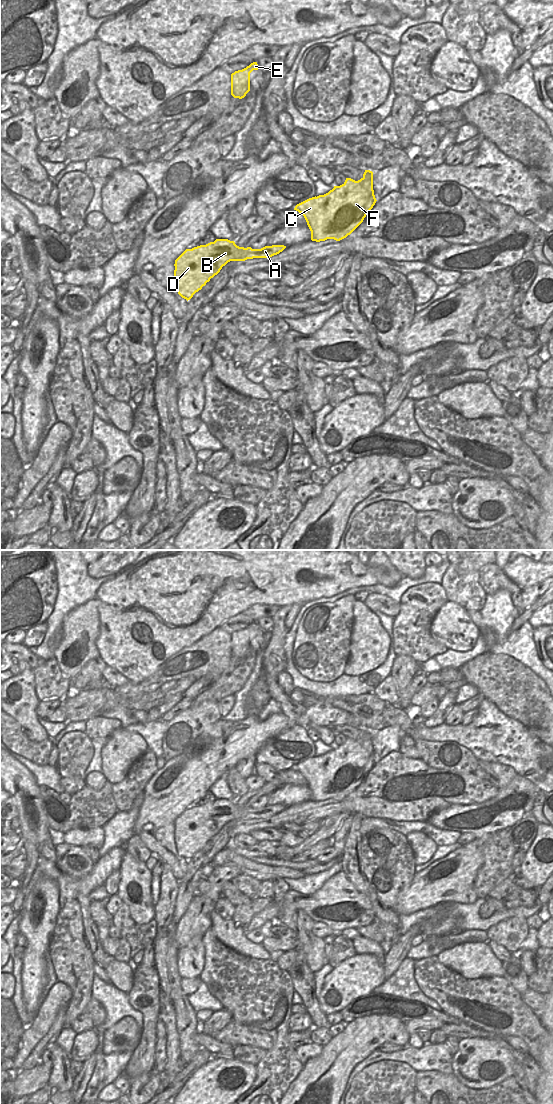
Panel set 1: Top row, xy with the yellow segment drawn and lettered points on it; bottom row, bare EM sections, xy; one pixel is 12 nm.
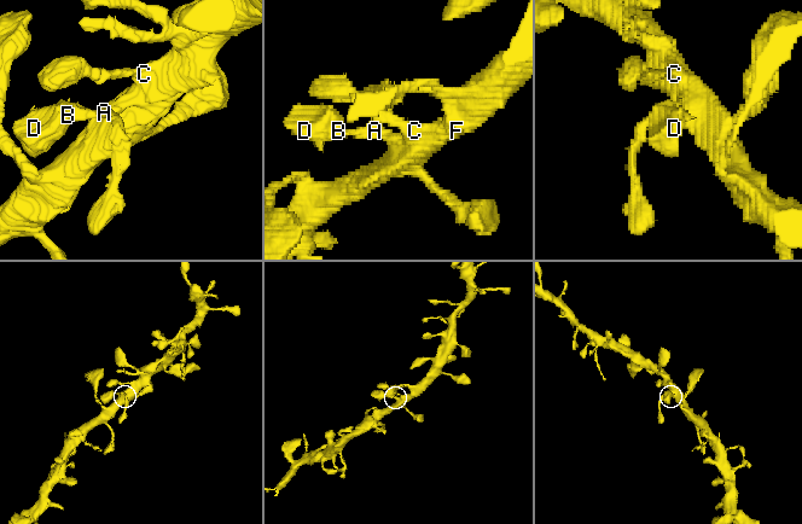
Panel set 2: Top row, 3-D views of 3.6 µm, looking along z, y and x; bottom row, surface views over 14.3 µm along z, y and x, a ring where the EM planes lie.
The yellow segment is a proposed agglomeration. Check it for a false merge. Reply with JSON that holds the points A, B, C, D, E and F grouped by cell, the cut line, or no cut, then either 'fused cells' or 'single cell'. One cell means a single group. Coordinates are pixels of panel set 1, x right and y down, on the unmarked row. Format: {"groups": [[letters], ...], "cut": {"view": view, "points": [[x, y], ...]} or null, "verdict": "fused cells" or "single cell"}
{"groups": [["A", "B", "C", "D", "E", "F"]], "cut": null, "verdict": "single cell"}

